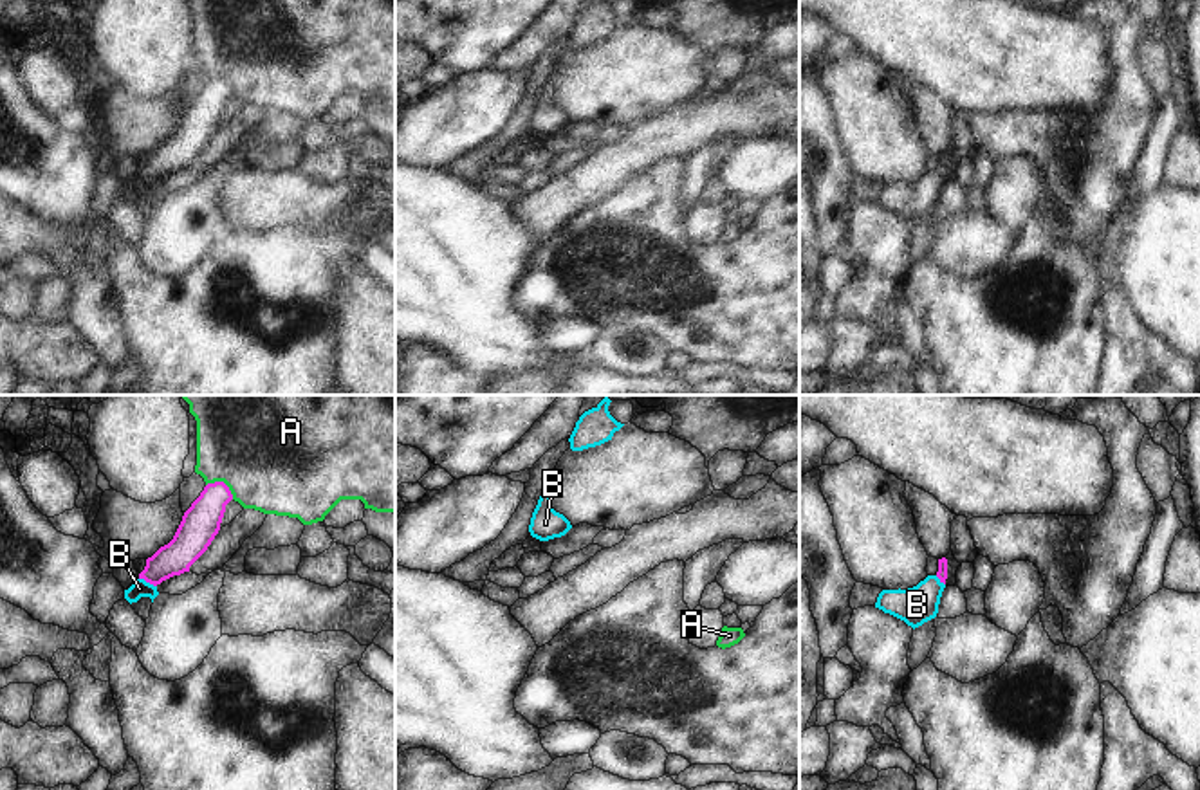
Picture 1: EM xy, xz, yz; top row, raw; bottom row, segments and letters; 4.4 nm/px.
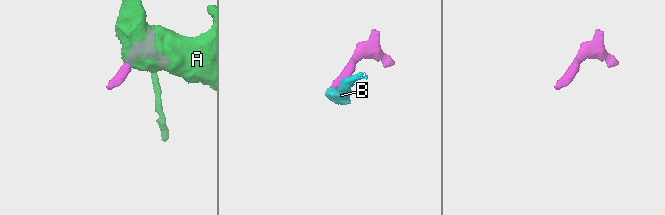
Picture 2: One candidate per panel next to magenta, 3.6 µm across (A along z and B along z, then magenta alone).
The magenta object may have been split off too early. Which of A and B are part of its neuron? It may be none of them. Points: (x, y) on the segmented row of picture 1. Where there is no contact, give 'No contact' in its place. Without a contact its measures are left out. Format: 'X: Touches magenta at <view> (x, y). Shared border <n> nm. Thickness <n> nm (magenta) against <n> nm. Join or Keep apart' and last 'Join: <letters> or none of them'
A: Touches magenta at xy (222, 482). Shared border 140 nm. Thickness 170 nm (magenta) against 500 nm. Keep apart
B: Touches magenta at xy (148, 581). Shared border 90 nm. Thickness 150 nm (magenta) against 80 nm. Join
Join: B

